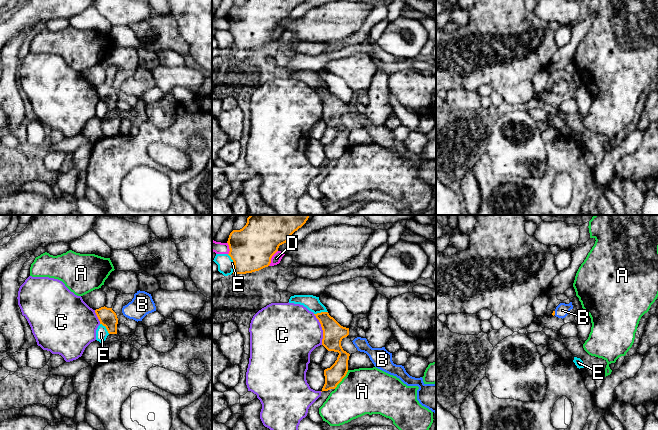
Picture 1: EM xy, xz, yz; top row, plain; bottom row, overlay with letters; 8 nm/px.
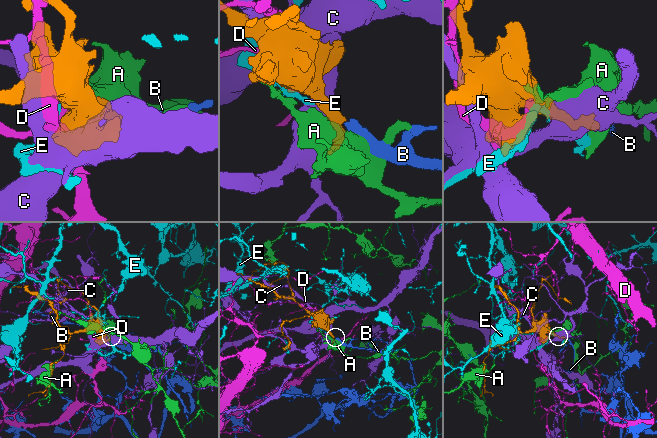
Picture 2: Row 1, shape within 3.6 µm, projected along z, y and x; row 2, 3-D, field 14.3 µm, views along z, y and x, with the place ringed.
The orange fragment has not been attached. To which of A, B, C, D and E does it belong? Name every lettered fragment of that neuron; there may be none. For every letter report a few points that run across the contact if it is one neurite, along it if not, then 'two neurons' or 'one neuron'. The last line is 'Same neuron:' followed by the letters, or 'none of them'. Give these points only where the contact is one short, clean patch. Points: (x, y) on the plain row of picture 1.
A: two neurons
B: line yz (553, 89), (554, 89), (562, 86); one neuron
C: two neurons
D: two neurons
E: two neurons
Same neuron: B

